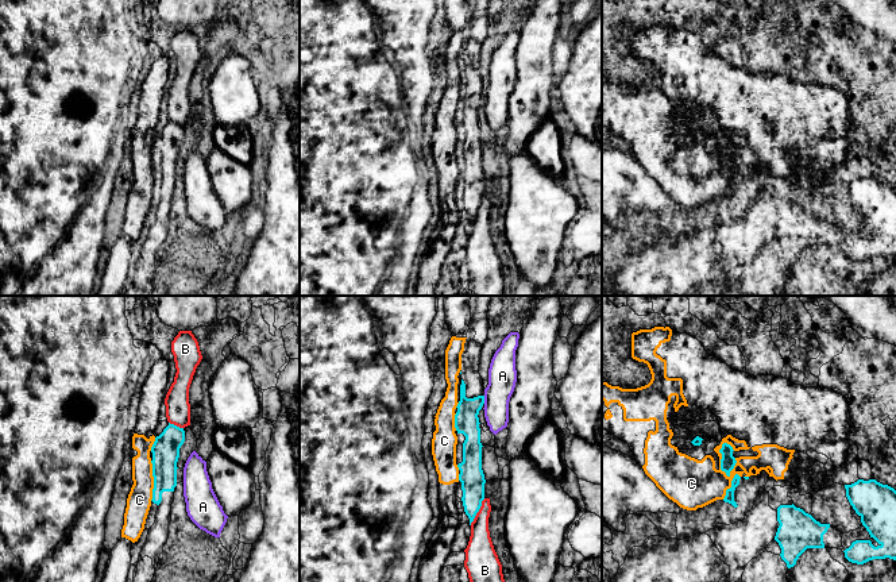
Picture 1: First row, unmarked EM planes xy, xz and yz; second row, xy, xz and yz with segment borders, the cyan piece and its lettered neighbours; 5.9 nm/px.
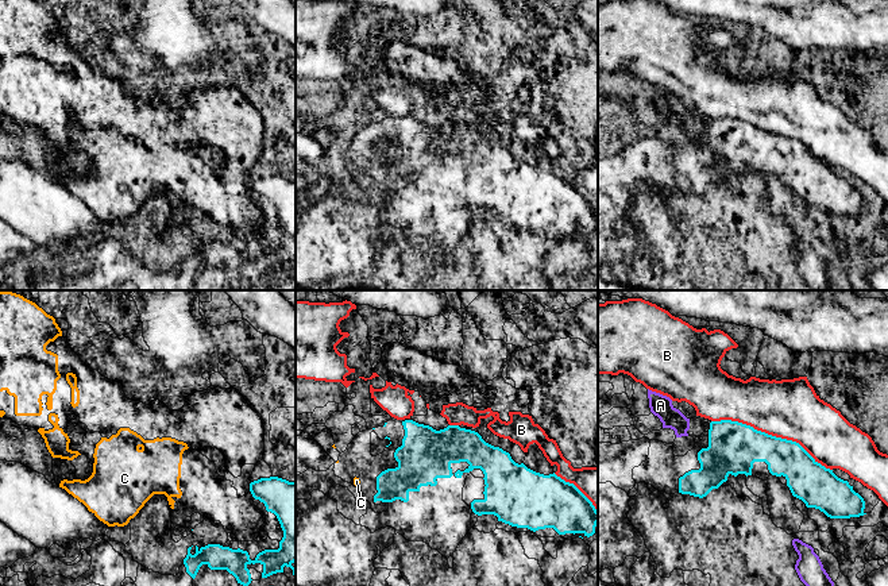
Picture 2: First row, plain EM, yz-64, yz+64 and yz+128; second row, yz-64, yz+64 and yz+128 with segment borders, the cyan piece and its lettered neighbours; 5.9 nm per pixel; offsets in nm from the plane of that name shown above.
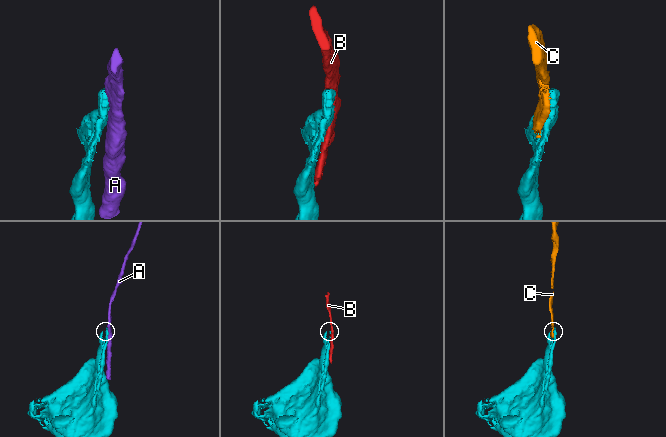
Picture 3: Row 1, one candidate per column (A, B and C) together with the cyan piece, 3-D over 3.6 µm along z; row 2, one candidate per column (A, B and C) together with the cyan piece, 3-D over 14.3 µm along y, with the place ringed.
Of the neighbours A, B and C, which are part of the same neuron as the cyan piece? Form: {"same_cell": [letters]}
{"same_cell": []}

